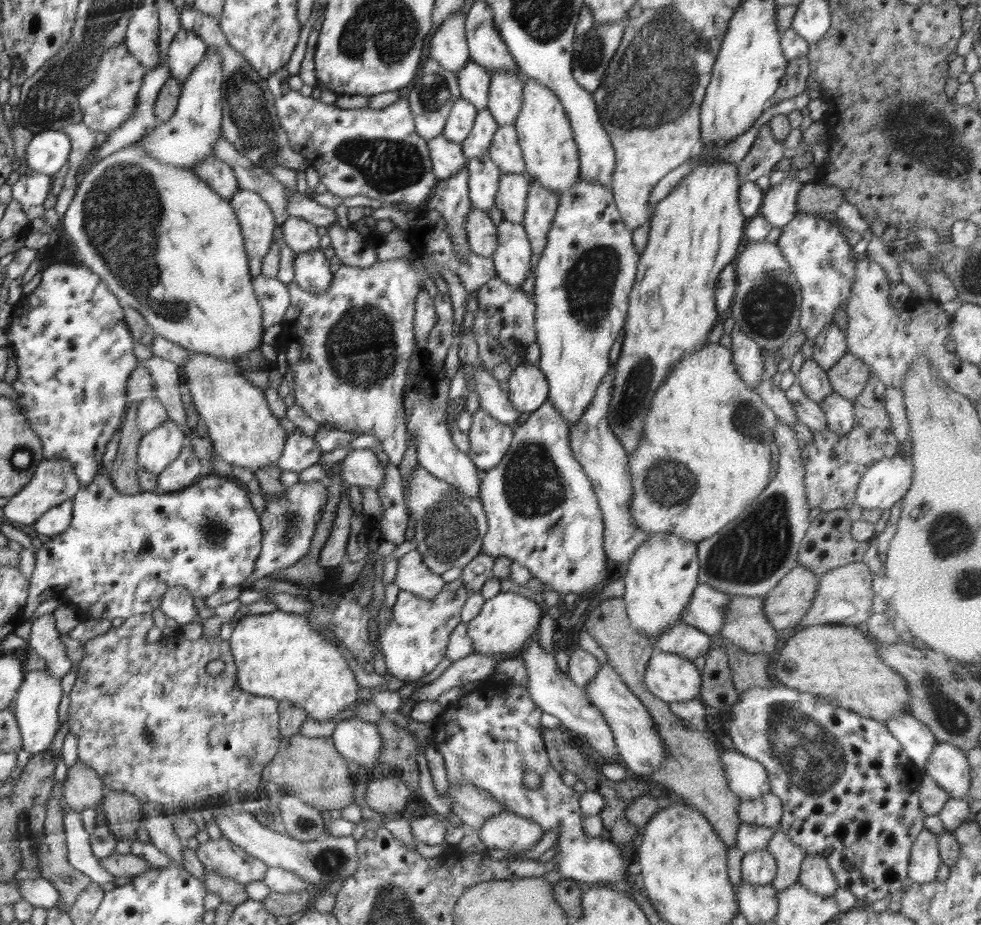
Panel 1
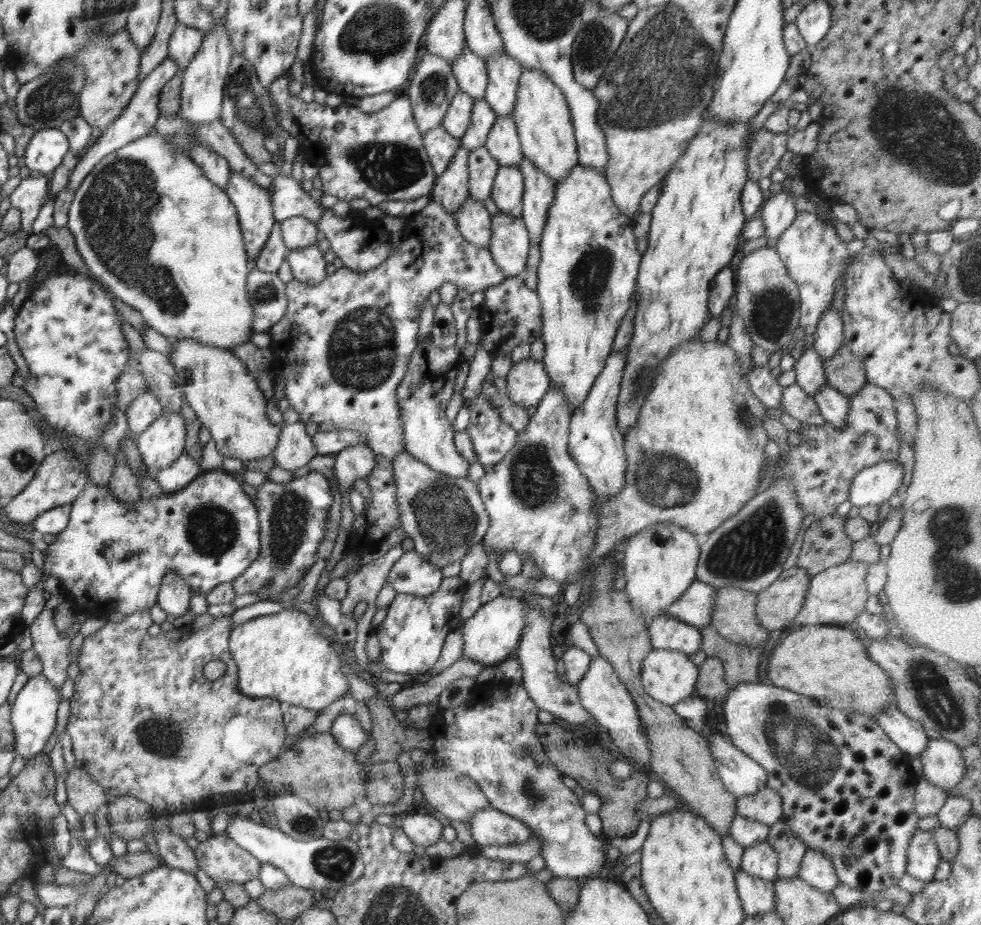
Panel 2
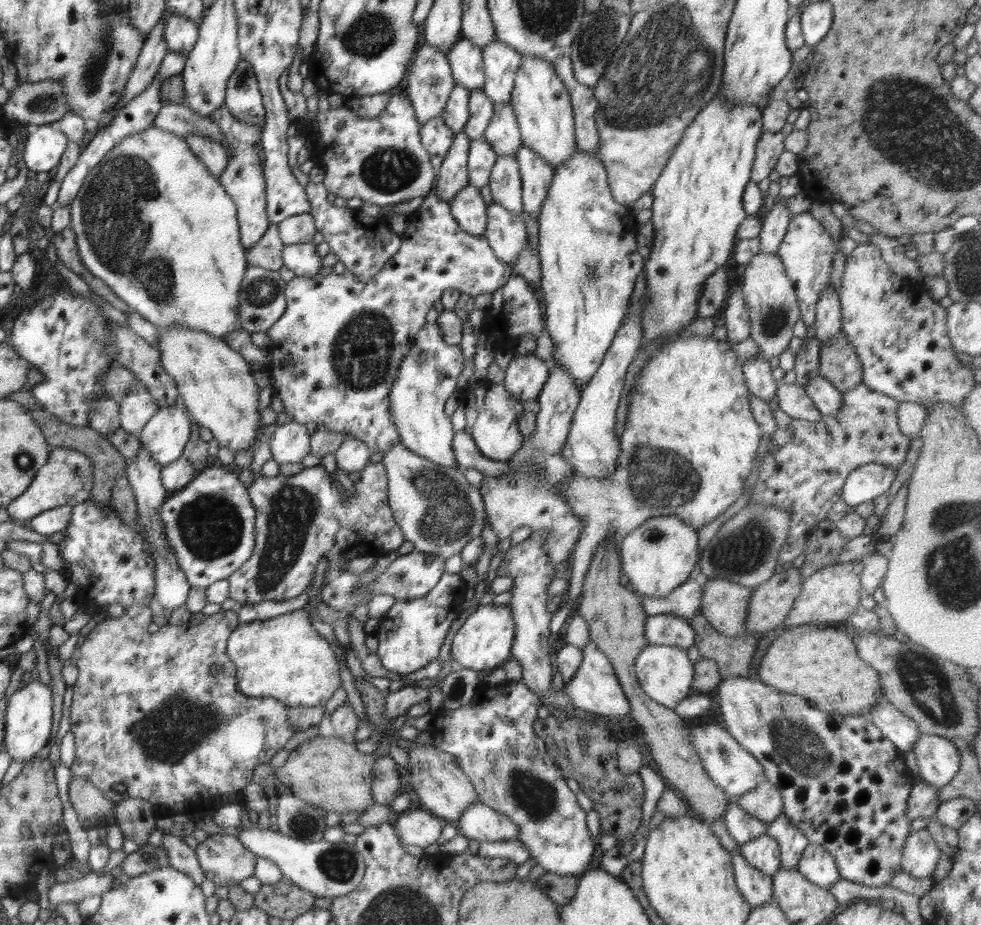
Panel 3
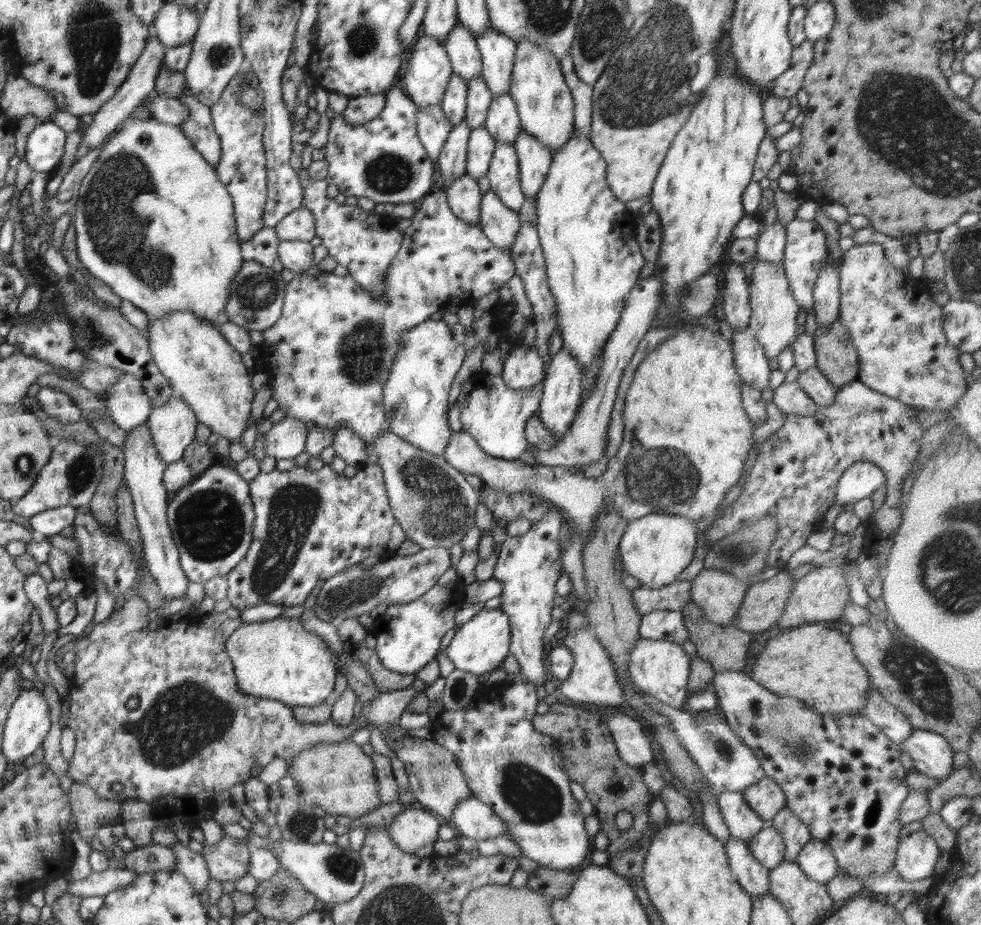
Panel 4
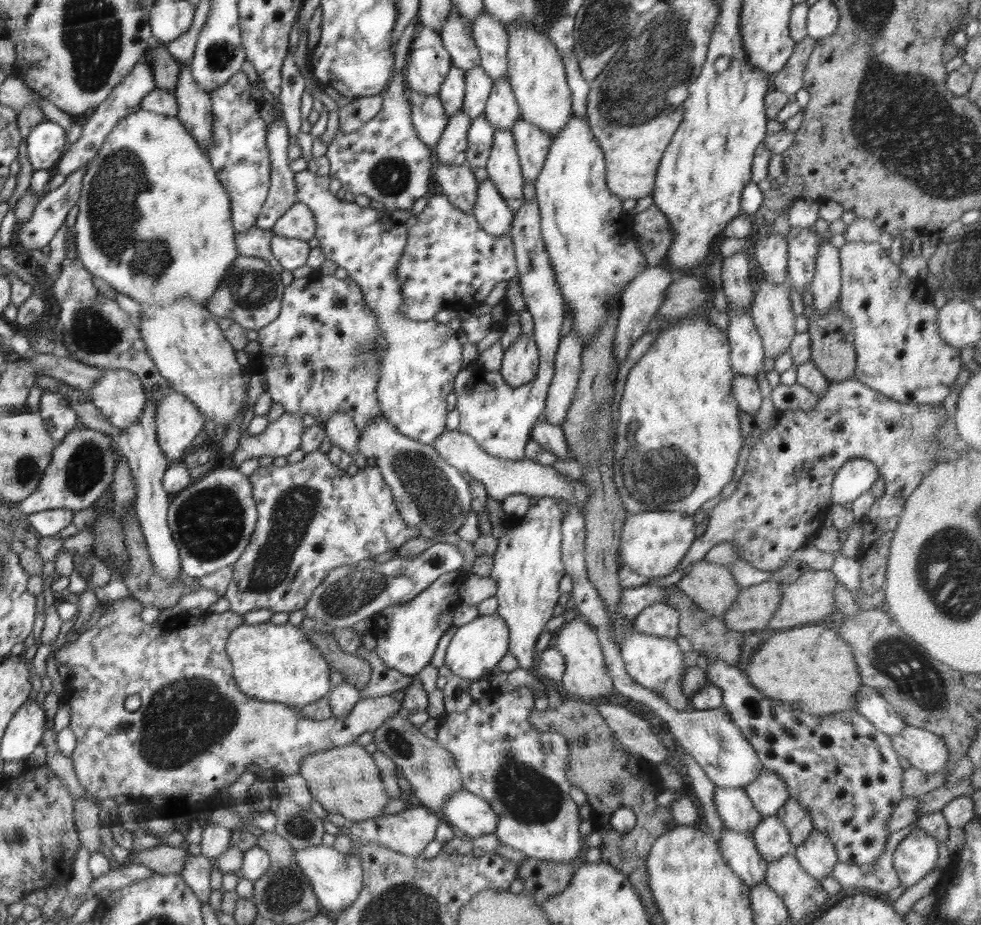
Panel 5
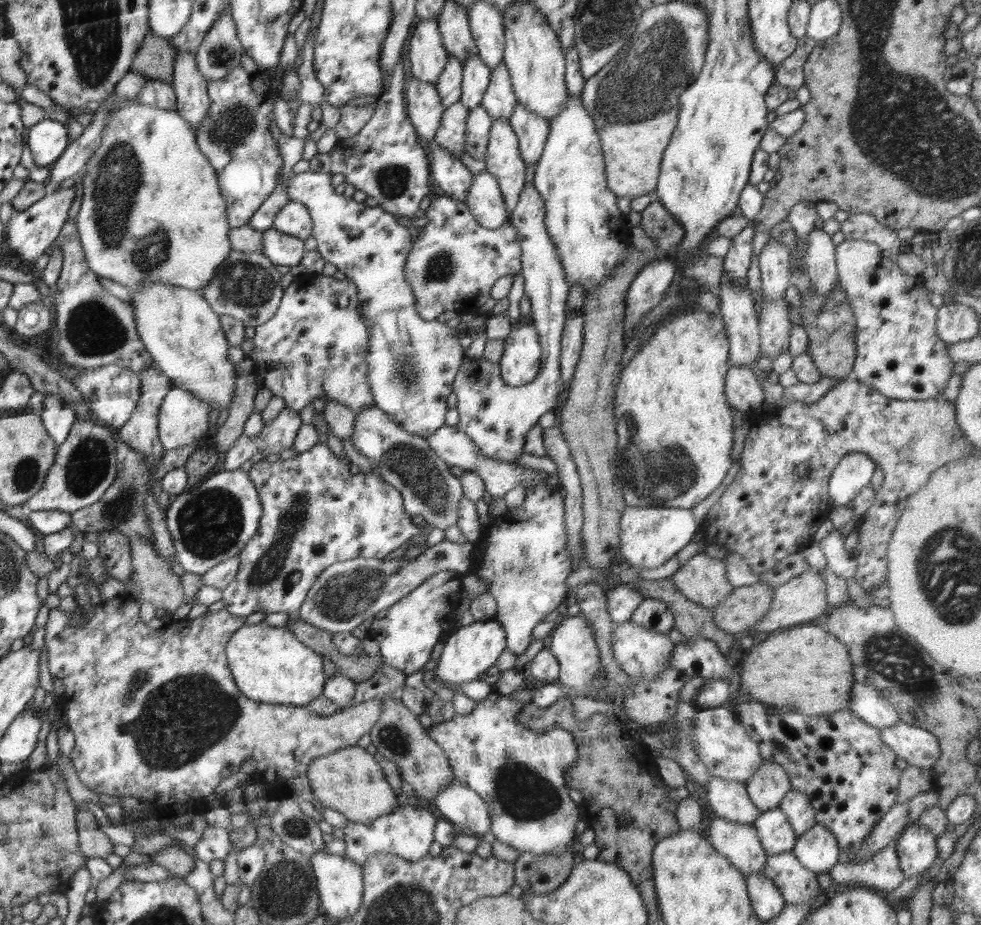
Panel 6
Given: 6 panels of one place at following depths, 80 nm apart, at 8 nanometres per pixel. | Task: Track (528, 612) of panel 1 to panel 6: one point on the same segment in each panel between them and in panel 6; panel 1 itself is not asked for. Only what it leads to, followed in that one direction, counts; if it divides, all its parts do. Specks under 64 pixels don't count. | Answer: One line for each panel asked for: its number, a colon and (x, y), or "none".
2: (492, 635)
3: (484, 642)
4: (481, 644)
5: (476, 647)
6: (469, 651)

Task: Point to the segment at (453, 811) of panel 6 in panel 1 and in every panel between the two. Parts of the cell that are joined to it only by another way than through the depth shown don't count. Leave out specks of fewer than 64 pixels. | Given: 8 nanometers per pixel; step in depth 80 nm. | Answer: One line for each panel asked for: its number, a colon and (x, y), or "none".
1: (506, 831)
2: (489, 826)
3: (480, 822)
4: (472, 818)
5: (473, 815)

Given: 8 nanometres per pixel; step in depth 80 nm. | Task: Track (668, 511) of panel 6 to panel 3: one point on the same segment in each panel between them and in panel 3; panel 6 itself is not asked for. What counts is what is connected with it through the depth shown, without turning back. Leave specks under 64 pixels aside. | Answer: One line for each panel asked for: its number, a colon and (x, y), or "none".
3: (659, 555)
4: (655, 549)
5: (653, 544)

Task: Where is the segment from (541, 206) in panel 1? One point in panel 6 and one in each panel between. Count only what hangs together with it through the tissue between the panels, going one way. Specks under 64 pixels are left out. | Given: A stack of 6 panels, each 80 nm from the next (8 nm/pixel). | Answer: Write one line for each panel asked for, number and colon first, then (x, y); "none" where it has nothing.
2: (539, 190)
3: (536, 174)
4: (534, 161)
5: (532, 144)
6: (532, 132)

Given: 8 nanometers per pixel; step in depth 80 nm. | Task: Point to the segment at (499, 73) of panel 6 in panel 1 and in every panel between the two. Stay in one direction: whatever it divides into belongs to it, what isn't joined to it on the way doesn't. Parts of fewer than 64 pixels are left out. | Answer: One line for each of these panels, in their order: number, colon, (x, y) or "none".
1: (505, 151)
2: (502, 142)
3: (503, 134)
4: (502, 122)
5: (502, 111)

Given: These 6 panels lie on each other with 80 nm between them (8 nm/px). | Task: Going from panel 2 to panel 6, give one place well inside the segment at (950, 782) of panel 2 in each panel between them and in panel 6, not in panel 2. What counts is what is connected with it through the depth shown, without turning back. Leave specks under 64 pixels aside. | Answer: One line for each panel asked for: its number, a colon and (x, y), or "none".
3: (938, 759)
4: (932, 755)
5: (926, 751)
6: (917, 746)

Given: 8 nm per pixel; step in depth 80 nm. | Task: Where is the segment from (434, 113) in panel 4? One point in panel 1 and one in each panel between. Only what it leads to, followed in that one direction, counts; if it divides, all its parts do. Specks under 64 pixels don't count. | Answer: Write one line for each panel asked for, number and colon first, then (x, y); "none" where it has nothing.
1: (447, 157)
2: (441, 148)
3: (437, 138)

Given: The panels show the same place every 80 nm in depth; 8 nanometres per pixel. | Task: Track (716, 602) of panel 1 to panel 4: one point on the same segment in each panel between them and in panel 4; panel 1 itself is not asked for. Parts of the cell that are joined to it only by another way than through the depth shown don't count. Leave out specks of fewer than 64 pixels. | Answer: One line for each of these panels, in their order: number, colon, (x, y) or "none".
2: (695, 607)
3: (685, 601)
4: (675, 596)

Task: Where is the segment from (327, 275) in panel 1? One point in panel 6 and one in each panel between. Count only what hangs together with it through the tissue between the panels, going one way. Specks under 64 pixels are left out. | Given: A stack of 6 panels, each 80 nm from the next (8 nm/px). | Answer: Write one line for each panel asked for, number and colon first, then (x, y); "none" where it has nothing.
2: (308, 265)
3: (303, 260)
4: (296, 255)
5: (291, 253)
6: (282, 249)

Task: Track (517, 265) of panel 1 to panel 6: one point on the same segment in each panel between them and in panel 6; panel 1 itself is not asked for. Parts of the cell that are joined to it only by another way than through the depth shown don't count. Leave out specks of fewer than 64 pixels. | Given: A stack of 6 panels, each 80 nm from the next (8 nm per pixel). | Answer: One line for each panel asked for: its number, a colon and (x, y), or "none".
2: (509, 244)
3: (505, 231)
4: (501, 225)
5: (490, 209)
6: (485, 202)

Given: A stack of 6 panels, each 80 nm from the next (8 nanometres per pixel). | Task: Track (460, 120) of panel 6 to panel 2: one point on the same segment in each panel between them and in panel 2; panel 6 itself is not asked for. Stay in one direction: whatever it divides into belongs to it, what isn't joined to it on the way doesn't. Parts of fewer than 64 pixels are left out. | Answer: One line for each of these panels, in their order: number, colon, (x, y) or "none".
2: (451, 190)
3: (452, 175)
4: (452, 159)
5: (451, 148)

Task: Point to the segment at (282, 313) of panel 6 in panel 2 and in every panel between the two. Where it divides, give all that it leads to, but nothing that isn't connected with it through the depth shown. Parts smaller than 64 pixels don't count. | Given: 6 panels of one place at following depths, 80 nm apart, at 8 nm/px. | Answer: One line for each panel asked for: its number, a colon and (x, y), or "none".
2: (344, 344)
3: (335, 352)
4: (329, 355)
5: (322, 354)

